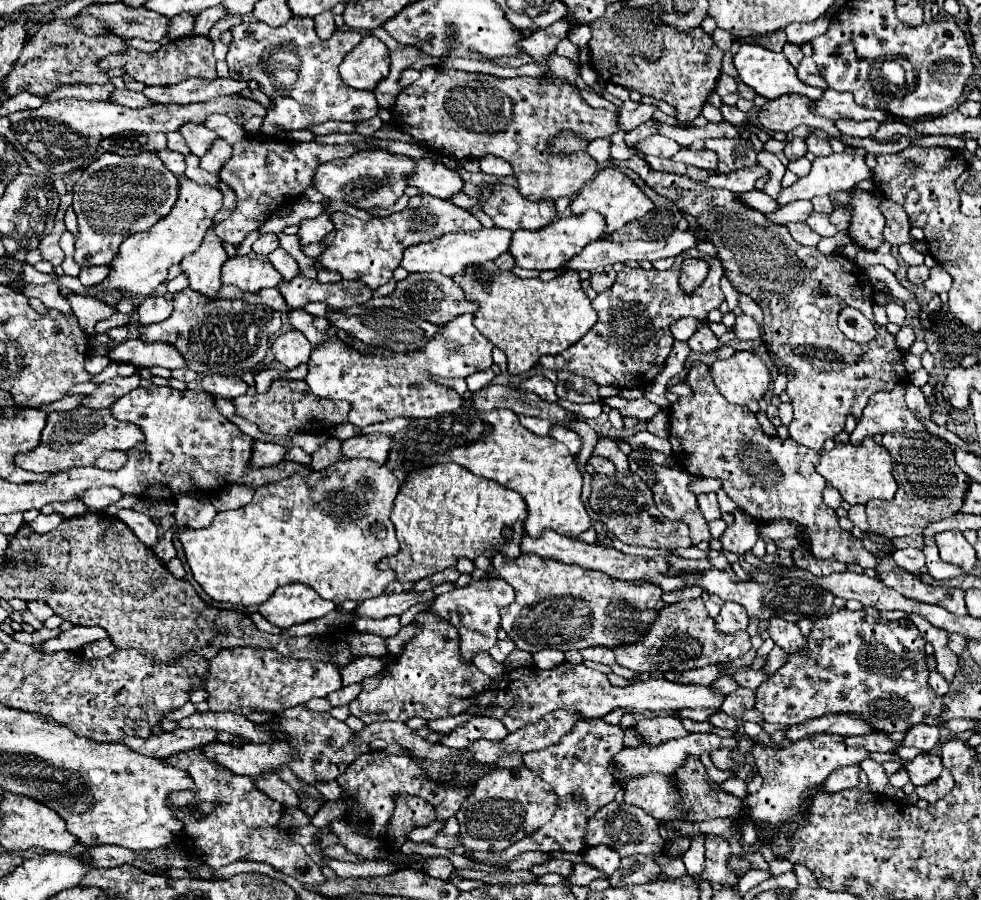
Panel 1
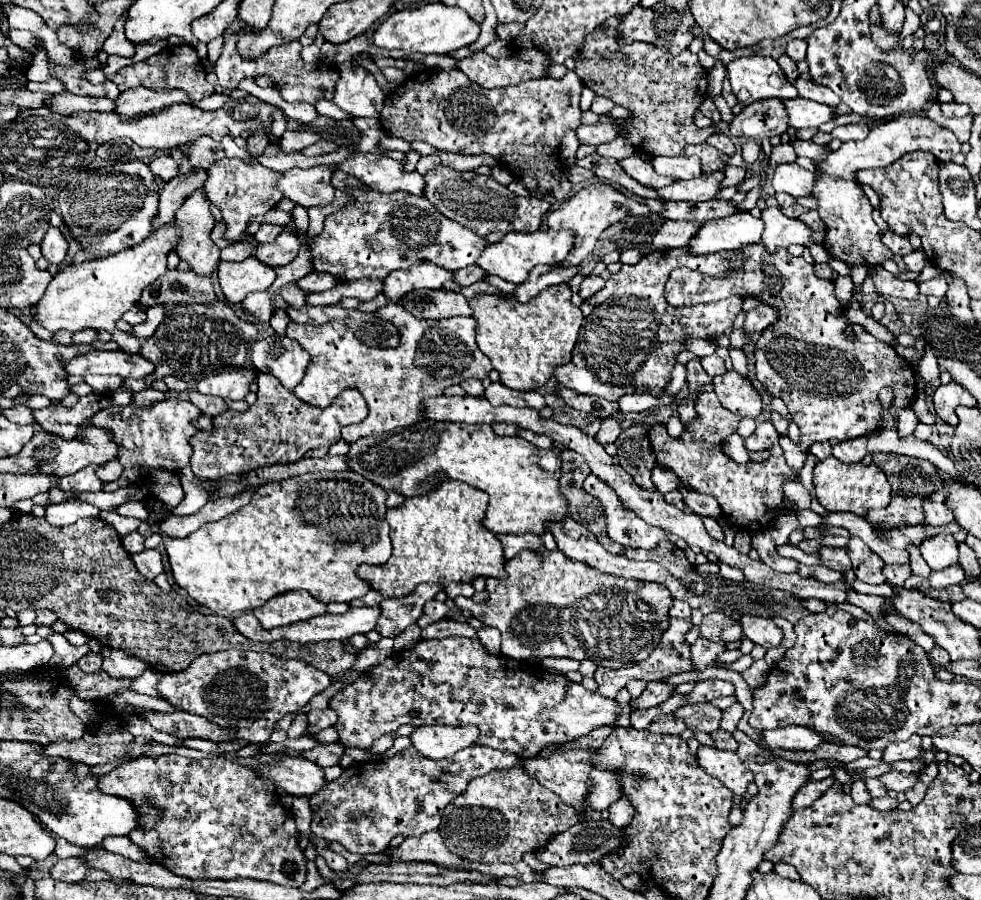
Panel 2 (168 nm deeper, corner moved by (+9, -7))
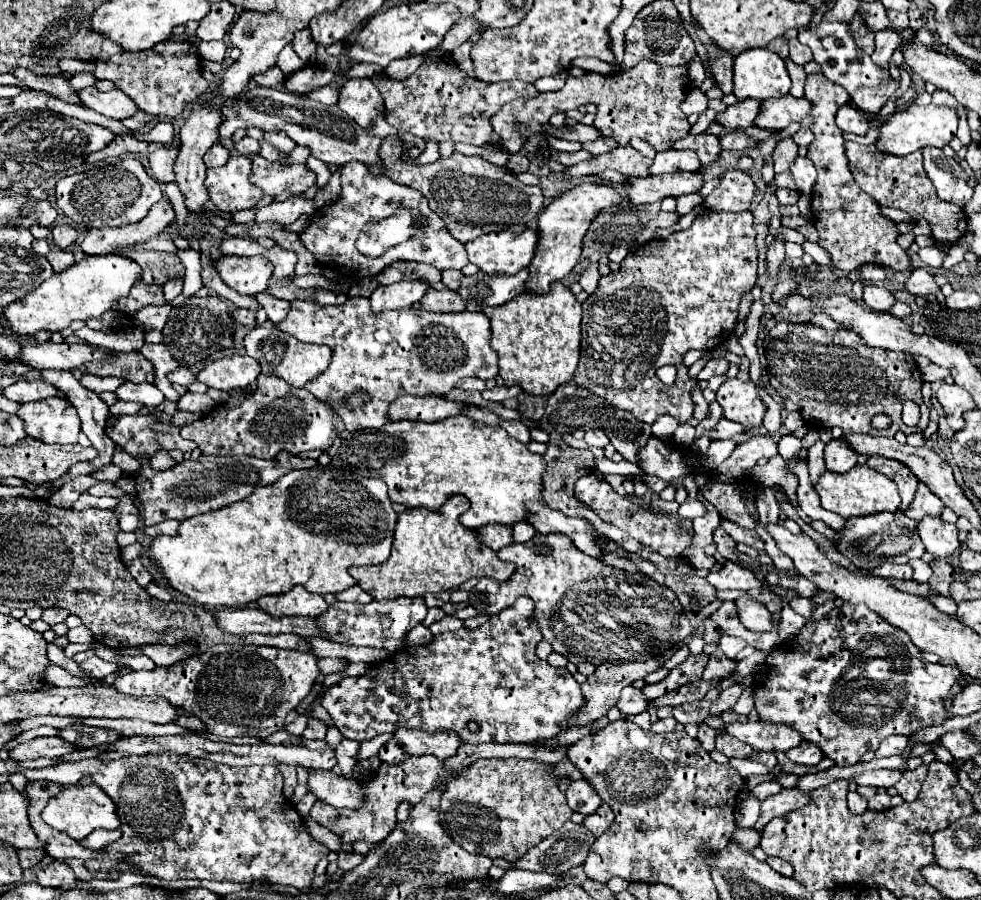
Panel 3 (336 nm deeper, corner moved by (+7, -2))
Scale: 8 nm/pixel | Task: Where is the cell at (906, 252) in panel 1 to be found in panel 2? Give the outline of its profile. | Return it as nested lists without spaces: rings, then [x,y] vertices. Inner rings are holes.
[[[919,249],[919,251],[913,251],[913,253],[909,253],[909,255],[905,255],[903,261],[905,261],[907,269],[913,271],[913,273],[921,273],[921,269],[927,265],[927,257],[925,257],[925,253],[923,253],[921,249]]]

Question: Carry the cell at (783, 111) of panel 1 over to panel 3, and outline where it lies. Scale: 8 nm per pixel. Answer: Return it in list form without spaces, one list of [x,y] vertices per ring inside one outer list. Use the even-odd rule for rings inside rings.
[[[749,98],[749,100],[737,102],[733,106],[727,106],[725,112],[719,112],[715,116],[715,122],[729,128],[729,130],[737,130],[737,128],[745,130],[745,128],[753,126],[753,120],[755,120],[755,116],[759,112],[759,104],[761,104],[759,100]]]

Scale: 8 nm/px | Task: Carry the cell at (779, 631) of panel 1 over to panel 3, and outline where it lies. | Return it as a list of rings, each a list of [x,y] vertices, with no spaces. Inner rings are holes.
[[[741,596],[741,598],[735,600],[735,606],[737,606],[737,614],[739,614],[741,622],[749,630],[753,630],[753,632],[767,632],[767,630],[773,628],[771,612],[763,604],[759,604],[757,600]]]

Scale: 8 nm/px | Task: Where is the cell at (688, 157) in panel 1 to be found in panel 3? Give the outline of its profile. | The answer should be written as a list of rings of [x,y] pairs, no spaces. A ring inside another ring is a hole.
[[[665,150],[657,152],[651,164],[651,174],[663,174],[663,172],[697,172],[699,160],[695,158],[693,150]]]

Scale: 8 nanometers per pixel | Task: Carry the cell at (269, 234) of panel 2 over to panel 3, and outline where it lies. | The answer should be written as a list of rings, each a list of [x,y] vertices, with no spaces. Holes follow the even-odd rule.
[[[295,194],[287,198],[285,202],[273,202],[269,206],[263,206],[255,212],[257,222],[279,222],[283,226],[295,222],[299,216],[313,216],[315,200],[307,198],[305,194]]]

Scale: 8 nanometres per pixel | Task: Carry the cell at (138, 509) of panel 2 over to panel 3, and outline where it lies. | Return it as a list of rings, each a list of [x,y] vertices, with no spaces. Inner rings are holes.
[[[99,482],[99,484],[91,486],[91,488],[87,488],[87,492],[93,494],[93,496],[113,496],[113,498],[123,498],[123,494],[125,494],[113,482]]]

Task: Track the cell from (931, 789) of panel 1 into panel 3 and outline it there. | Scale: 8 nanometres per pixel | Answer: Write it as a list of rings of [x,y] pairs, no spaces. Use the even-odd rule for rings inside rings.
[[[921,764],[919,768],[915,770],[905,770],[901,780],[895,784],[897,788],[897,794],[905,800],[905,802],[913,802],[921,790],[923,781],[927,776],[927,766]]]

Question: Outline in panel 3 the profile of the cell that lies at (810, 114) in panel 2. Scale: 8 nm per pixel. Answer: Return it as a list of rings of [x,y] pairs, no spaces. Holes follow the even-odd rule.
[[[791,94],[783,98],[763,100],[763,110],[755,118],[757,128],[783,130],[791,122],[801,122],[811,112],[811,102],[807,98],[793,98]]]

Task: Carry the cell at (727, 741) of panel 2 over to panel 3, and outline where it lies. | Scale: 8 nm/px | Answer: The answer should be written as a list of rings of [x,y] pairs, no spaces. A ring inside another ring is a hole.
[[[727,734],[717,736],[717,750],[729,758],[749,758],[753,754],[753,748],[749,744],[743,744]]]

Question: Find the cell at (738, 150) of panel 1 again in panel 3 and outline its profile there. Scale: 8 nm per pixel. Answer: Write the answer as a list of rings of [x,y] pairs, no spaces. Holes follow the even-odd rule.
[[[699,134],[699,136],[687,136],[687,138],[681,138],[679,142],[673,144],[673,148],[679,148],[679,150],[693,150],[697,154],[697,158],[701,160],[701,164],[709,164],[713,162],[719,152],[721,152],[721,146],[719,146],[719,138],[717,136],[709,136],[709,134]]]

